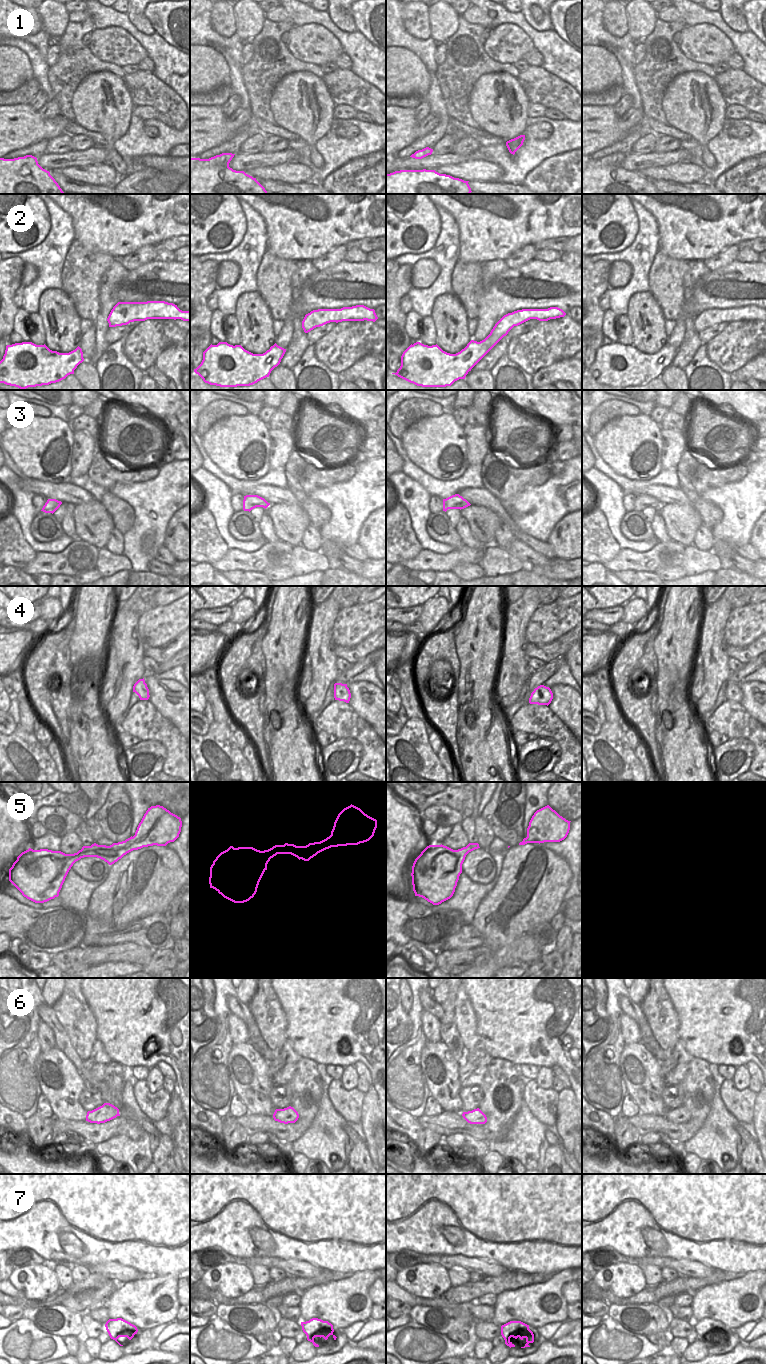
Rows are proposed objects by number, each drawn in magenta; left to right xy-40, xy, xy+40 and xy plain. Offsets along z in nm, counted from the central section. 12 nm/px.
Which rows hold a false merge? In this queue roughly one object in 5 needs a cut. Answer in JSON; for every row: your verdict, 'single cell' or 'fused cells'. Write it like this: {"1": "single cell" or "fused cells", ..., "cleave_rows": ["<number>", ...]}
{"1": "single cell", "2": "single cell", "3": "single cell", "4": "single cell", "5": "single cell", "6": "single cell", "7": "single cell", "cleave_rows": []}

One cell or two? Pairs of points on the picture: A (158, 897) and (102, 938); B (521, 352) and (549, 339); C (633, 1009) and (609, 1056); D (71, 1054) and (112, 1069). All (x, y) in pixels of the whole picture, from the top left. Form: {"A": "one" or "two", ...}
{"A": "two", "B": "one", "C": "two", "D": "two"}

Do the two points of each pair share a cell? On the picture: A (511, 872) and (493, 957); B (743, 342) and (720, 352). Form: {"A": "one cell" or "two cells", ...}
{"A": "one cell", "B": "one cell"}

